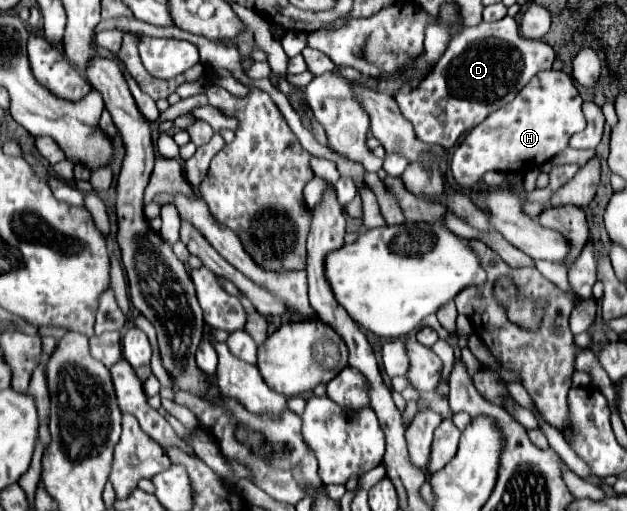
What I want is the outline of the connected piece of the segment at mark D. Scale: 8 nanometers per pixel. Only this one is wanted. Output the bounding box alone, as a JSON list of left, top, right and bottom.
[395,17,555,149]

